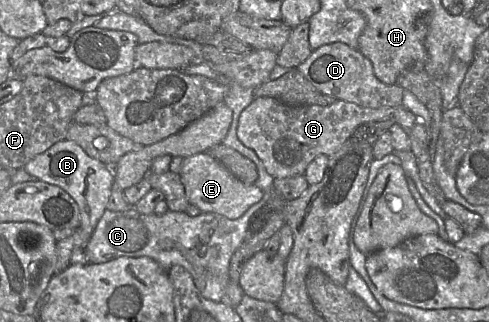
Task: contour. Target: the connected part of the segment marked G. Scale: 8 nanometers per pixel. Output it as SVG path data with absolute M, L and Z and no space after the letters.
M255 97L239 116L237 136L243 145L254 150L269 175L287 178L304 175L317 156L335 154L358 126L382 119L392 119L405 130L411 130L418 122L403 106L371 109L342 100L329 106L292 106L273 97Z

